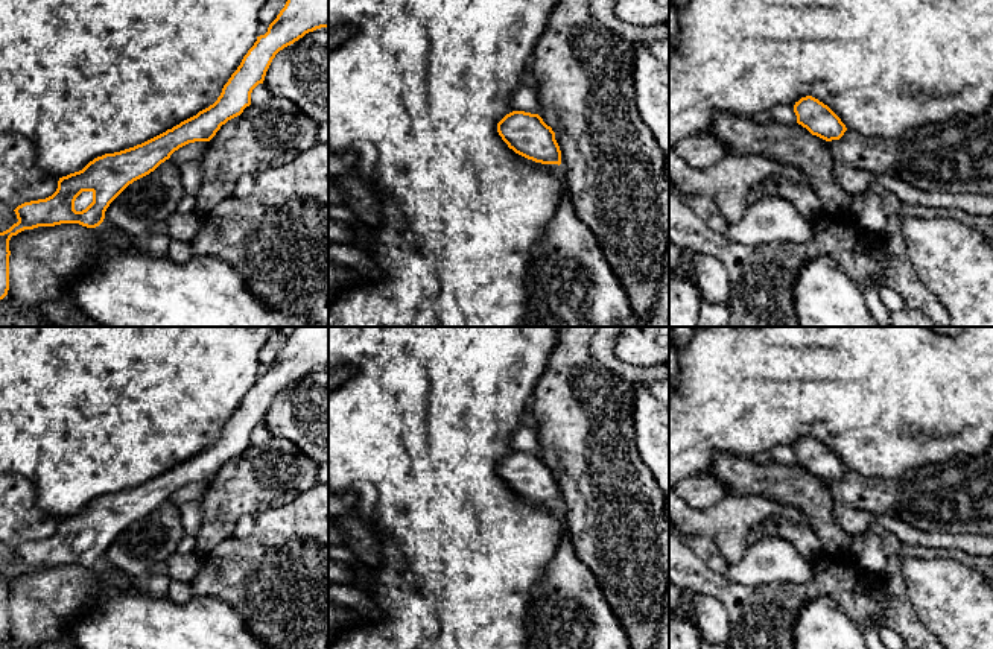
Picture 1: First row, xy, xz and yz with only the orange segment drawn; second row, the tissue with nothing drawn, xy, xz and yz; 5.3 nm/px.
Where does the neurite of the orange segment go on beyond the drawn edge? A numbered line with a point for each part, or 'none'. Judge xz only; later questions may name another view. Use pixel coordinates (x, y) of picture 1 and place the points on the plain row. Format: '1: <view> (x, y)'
none

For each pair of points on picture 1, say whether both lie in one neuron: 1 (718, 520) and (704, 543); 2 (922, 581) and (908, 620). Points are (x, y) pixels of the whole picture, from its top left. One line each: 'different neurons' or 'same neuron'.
1: different neurons
2: different neurons

